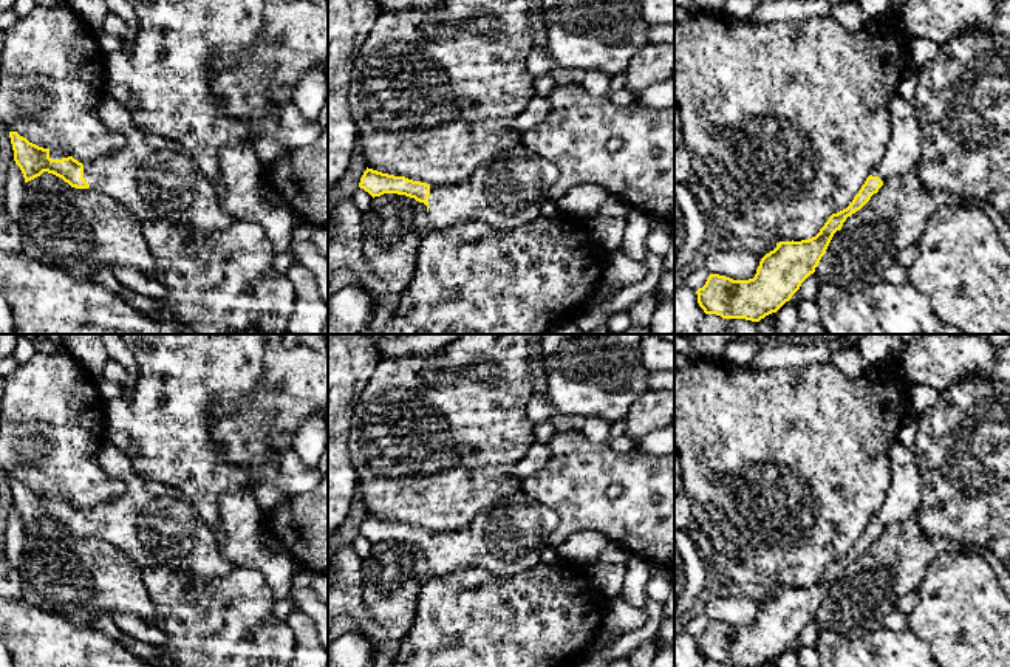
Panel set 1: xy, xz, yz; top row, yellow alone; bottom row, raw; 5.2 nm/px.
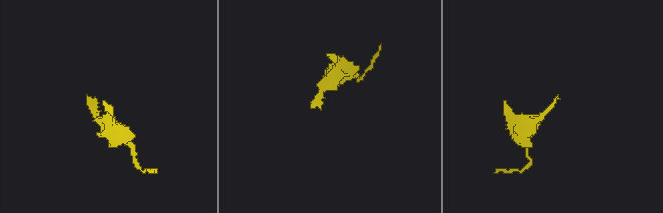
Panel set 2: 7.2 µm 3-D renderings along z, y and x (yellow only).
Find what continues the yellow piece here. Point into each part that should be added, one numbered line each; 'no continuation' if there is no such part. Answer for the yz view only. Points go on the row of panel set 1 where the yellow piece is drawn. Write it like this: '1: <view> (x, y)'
1: yz (904, 150)

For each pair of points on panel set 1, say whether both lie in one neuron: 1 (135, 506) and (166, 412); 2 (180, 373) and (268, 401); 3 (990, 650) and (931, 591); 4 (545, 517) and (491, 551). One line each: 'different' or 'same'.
1: different
2: different
3: same
4: same

